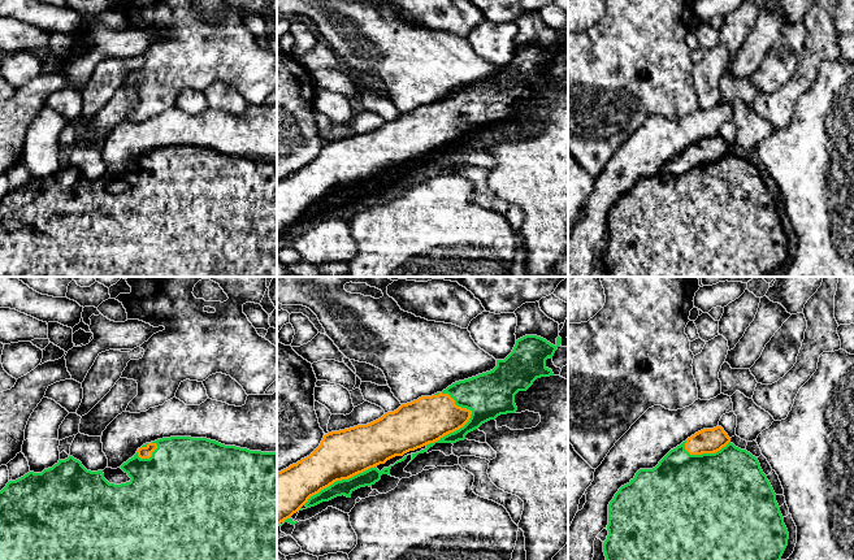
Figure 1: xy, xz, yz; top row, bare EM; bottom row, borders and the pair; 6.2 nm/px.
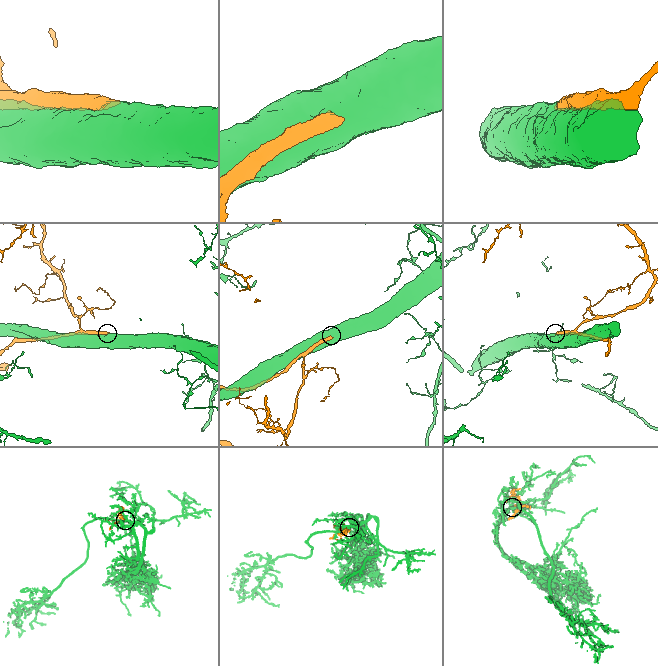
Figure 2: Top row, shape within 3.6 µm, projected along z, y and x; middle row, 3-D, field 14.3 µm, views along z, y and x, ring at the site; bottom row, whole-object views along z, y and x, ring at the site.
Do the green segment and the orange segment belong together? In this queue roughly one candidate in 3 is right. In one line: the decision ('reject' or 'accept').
accept

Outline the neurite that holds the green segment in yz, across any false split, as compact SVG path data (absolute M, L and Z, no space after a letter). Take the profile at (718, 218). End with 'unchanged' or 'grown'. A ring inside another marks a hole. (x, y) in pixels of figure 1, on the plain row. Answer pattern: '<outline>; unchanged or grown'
M721 135L703 138L671 159L653 178L640 178L629 192L621 195L608 213L608 244L603 261L610 277L772 277L781 269L789 242L784 233L776 203L755 165L736 156Z; grown

